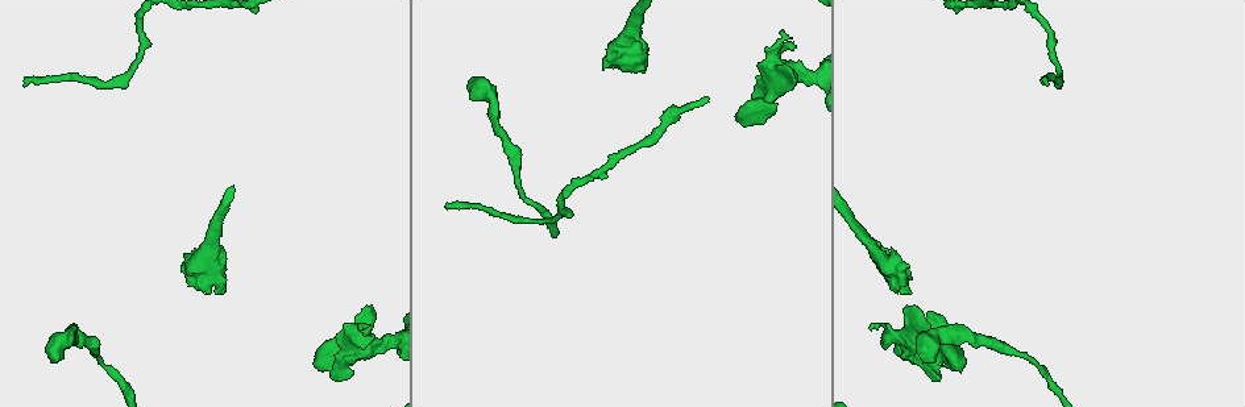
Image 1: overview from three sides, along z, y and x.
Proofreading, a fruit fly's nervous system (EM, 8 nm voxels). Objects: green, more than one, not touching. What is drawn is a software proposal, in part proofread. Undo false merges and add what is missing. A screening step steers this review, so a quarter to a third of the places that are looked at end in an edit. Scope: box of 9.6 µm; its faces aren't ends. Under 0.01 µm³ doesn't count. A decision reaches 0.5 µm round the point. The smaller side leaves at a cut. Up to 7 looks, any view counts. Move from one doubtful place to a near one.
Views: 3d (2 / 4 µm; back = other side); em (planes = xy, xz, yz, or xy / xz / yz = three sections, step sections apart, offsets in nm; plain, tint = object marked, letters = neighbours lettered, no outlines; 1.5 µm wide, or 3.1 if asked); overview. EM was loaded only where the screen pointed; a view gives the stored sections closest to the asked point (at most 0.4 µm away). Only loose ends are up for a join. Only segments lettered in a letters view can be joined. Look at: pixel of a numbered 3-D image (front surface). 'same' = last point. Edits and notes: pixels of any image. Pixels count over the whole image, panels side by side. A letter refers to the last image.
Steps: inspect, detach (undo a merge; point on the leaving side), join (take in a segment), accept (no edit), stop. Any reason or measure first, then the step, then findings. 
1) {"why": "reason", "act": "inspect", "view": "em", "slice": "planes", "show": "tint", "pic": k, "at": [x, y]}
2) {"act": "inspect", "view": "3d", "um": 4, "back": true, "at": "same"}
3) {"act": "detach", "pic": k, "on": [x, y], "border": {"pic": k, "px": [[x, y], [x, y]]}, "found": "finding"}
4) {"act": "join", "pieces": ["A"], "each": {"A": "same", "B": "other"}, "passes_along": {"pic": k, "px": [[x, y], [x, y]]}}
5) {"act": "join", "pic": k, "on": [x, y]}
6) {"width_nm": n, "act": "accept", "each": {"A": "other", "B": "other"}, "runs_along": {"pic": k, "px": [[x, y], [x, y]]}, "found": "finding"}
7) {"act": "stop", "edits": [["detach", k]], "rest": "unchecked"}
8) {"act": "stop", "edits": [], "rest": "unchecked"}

{"why": "thin end", "act": "inspect", "view": "3d", "um": 4, "pic": 1, "at": [1047, 84]}

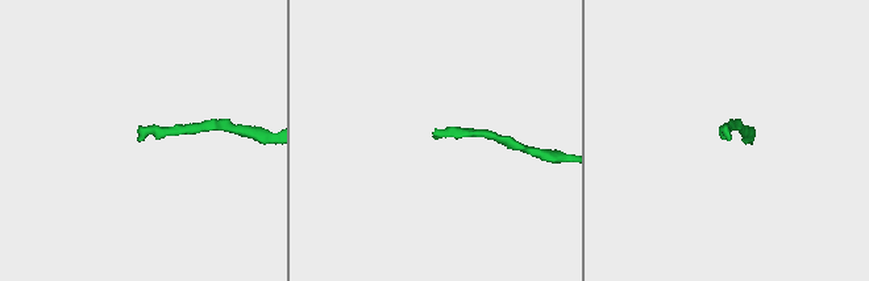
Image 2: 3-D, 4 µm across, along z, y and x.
{"why": "now the EM", "act": "inspect", "view": "em", "slice": "planes", "show": "letters", "pic": 2, "at": [435, 137]}

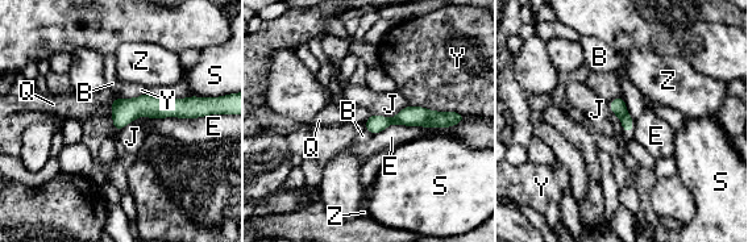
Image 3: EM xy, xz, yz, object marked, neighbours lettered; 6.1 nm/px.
{"act": "join", "pic": 3, "on": [74, 105], "each": {"B": "other", "E": "other", "J": "other", "Q": "same", "S": "other", "Y": "other", "Z": "other"}, "passes_along": {"pic": 3, "px": [[124, 111], [112, 104], [74, 105]]}, "found": "the cell continues"}

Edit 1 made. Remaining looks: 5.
{"why": "thick turns thin", "act": "inspect", "view": "3d", "um": 2, "pic": 1, "at": [967, 333]}

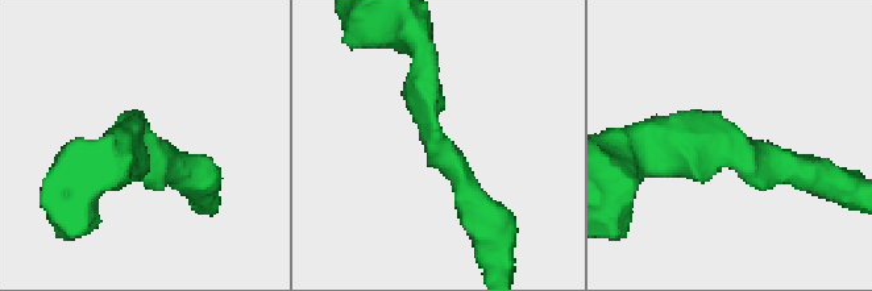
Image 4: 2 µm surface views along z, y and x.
{"arm_widths_nm": [260, 280], "act": "inspect", "view": "em", "slice": "xy", "step": 4, "show": "tint", "pic": 4, "at": [430, 136]}

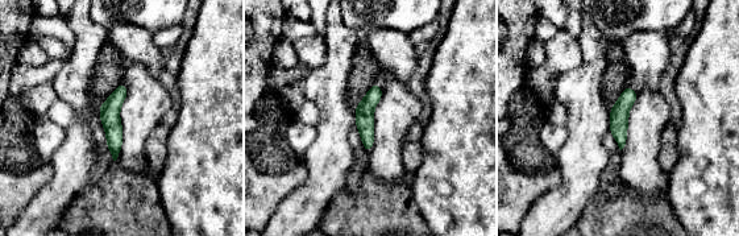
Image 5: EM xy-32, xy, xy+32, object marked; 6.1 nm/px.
{"why": "another direction", "act": "inspect", "view": "em", "slice": "planes", "show": "letters", "at": "same"}

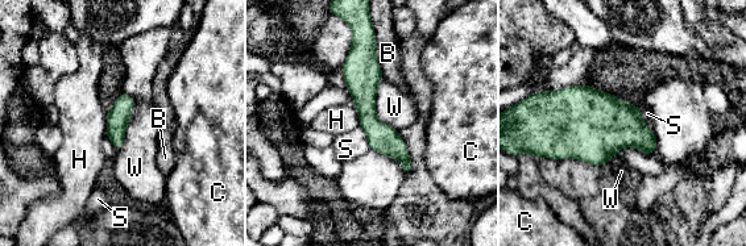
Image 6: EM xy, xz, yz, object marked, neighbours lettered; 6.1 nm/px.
{"act": "accept", "each": {"B": "other", "C": "other", "H": "other", "S": "other", "W": "other"}, "runs_along": {"pic": 6, "px": [[365, 44], [368, 121], [409, 170]]}, "found": "one cell here"}

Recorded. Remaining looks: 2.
{"why": "an open end", "act": "inspect", "view": "3d", "um": 2, "pic": 1, "at": [372, 336]}

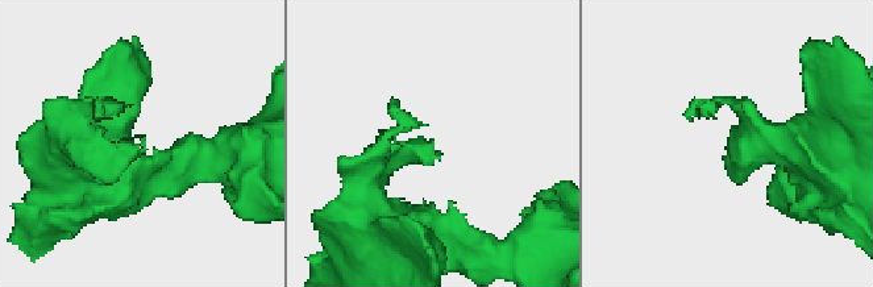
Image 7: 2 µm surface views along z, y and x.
{"act": "inspect", "view": "em", "slice": "planes", "show": "letters", "pic": 7, "at": [438, 155]}

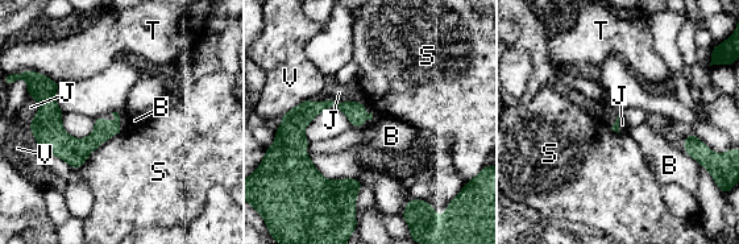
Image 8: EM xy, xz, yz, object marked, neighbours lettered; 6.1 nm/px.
{"act": "join", "pic": 8, "on": [339, 92], "each": {"B": "other", "J": "same", "S": "other", "T": "other", "V": "other"}, "passes_along": {"pic": 8, "px": [[307, 111], [347, 102], [339, 92]]}, "found": "it goes on there"}

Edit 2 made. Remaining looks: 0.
{"act": "stop", "edits": [["join", 3], ["join", 8]], "rest": "unchecked"}

